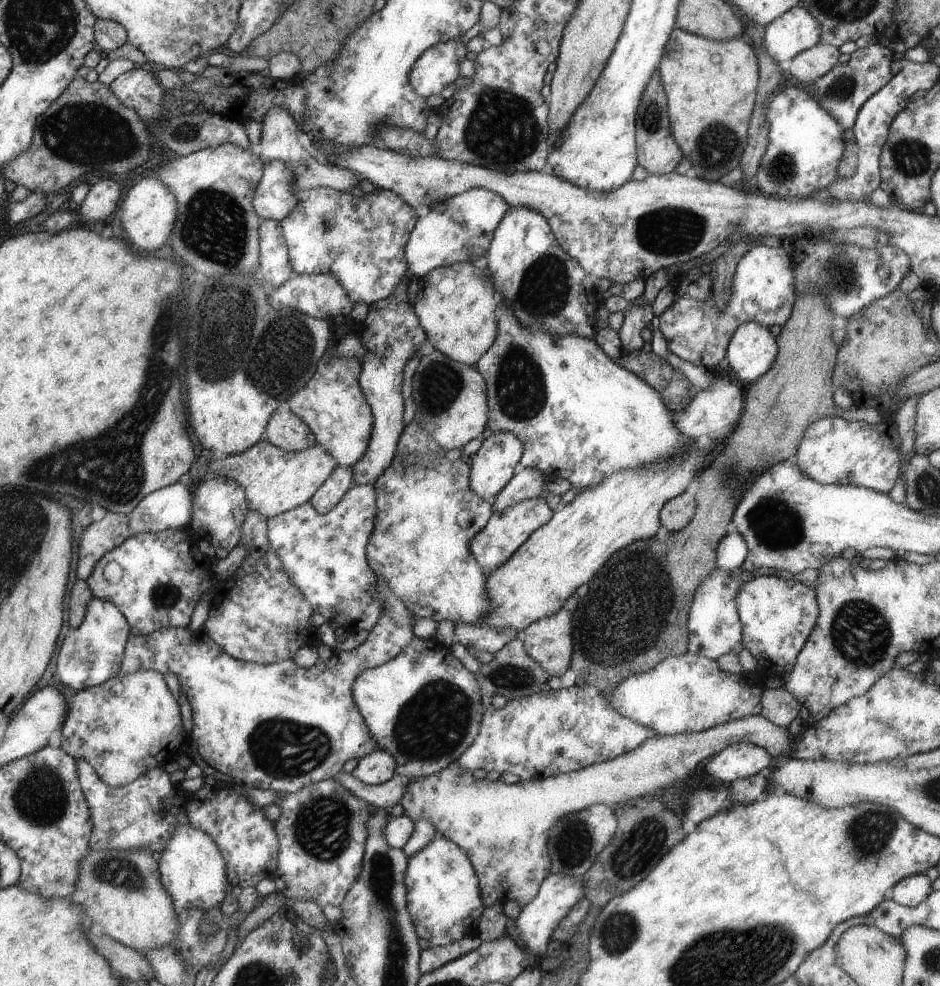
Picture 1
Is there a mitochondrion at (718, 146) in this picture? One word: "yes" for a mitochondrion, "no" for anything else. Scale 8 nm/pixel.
yes

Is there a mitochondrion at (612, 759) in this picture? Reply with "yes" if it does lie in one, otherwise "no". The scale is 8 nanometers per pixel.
no

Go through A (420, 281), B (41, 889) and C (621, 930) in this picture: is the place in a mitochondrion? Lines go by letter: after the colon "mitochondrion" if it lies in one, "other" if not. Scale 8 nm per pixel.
A: other
B: other
C: mitochondrion

